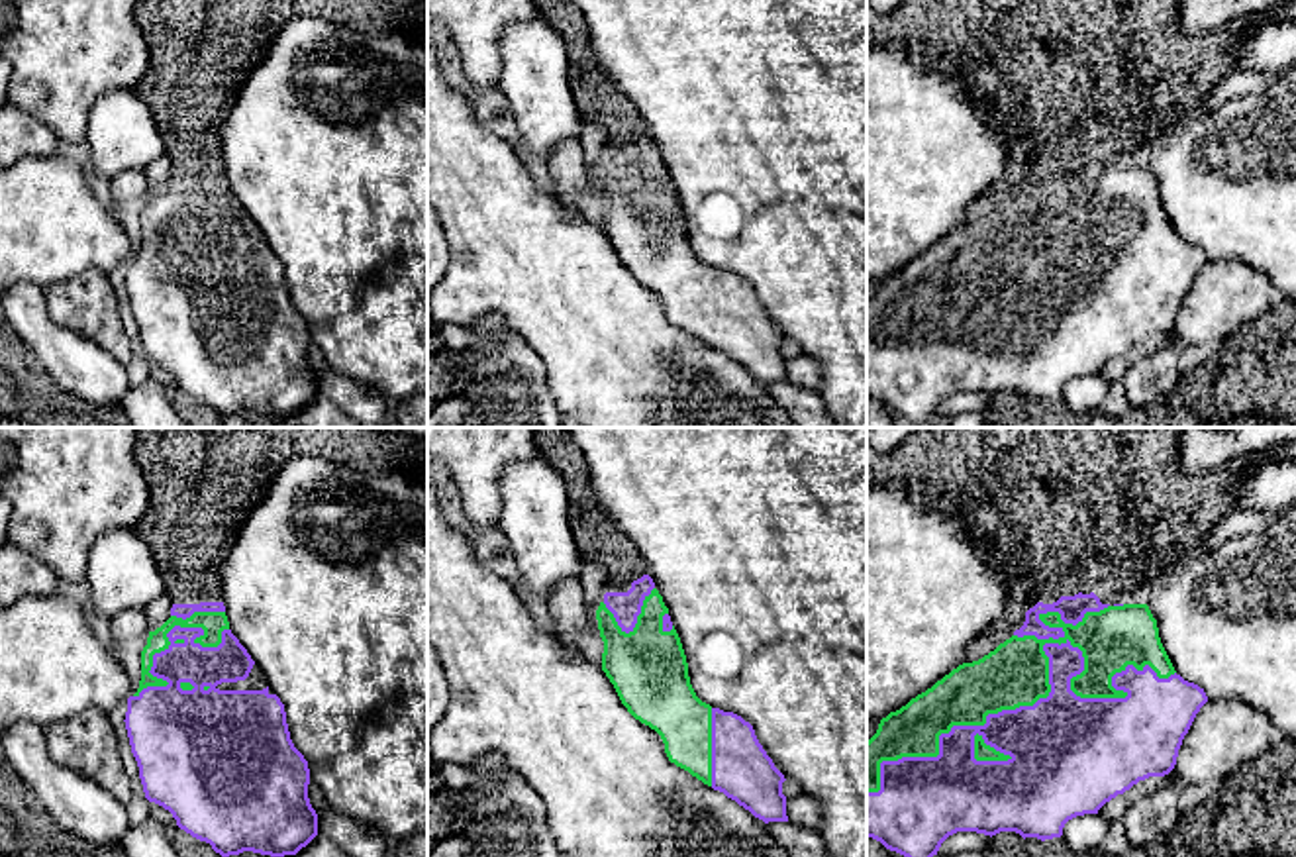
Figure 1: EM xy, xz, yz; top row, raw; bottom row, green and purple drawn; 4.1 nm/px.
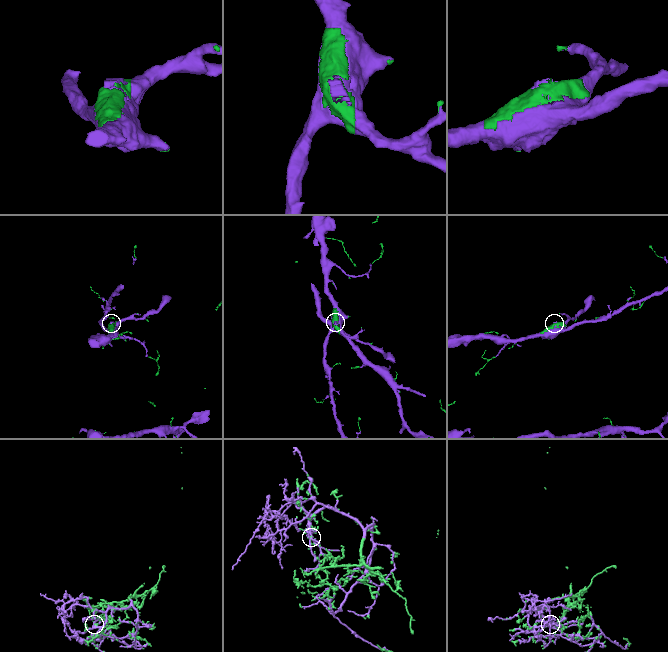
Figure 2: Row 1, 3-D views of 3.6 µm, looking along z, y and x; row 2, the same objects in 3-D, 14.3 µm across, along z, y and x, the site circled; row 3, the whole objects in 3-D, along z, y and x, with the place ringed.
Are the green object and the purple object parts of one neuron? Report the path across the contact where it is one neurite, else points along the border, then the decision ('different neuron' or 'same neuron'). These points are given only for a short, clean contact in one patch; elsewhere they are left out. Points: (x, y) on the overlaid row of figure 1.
same neuron

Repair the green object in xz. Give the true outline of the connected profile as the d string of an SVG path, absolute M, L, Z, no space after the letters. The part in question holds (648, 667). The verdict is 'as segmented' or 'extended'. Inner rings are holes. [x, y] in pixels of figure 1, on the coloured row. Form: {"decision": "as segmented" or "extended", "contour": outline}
{"decision": "extended", "contour": "M643 575L627 592L606 592L596 620L604 641L602 671L627 712L661 735L669 761L723 792L765 824L788 822L782 794L786 779L759 743L753 726L696 696L680 637L653 579Z"}

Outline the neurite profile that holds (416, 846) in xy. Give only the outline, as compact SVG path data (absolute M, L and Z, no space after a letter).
M427 832L400 839L396 857L427 857Z

